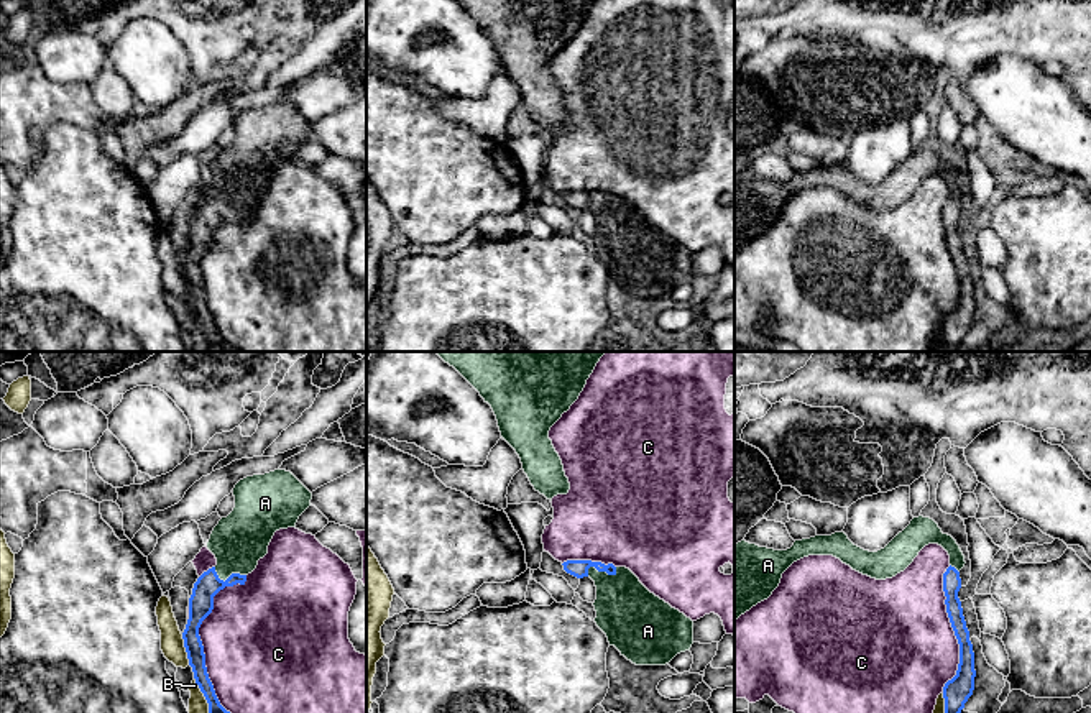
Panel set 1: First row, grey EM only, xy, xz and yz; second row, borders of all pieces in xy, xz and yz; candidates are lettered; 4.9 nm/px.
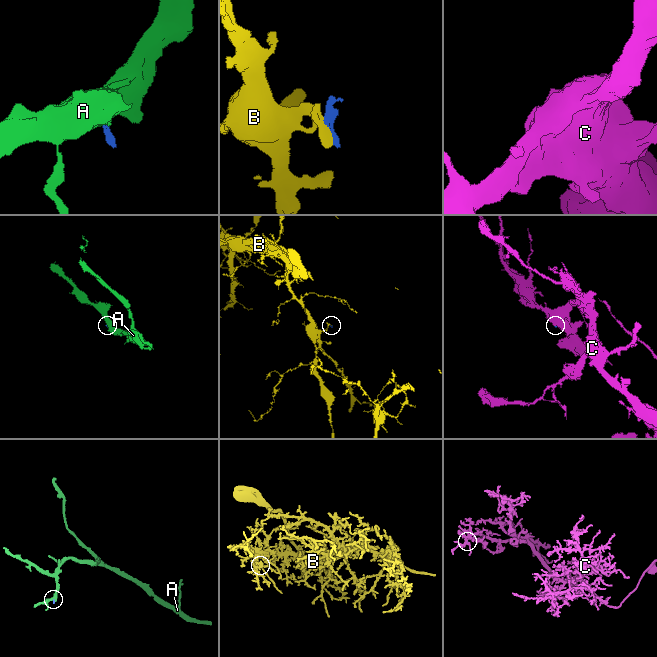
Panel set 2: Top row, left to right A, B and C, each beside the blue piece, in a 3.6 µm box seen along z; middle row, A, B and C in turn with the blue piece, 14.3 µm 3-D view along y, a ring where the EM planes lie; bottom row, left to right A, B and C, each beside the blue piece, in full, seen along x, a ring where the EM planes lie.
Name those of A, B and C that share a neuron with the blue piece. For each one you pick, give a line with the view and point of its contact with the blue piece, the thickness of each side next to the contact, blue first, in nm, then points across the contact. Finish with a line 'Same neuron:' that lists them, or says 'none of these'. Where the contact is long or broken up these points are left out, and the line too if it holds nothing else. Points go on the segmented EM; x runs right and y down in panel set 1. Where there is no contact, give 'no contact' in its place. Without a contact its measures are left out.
A: meets blue in xz at (600, 570); 90 nm thick on the blue side, 300 nm on the other; runs through xz (579, 569), (600, 570), (618, 588), (628, 613)
Same neuron: A

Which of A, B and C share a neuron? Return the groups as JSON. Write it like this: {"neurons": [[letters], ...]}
{"neurons": [["A"], ["B"], ["C"]]}

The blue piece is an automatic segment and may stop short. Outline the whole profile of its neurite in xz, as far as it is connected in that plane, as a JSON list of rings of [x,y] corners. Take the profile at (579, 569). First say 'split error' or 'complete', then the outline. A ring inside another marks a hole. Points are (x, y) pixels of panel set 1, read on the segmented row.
split error; [[[567,560],[564,570],[577,578],[590,577],[596,586],[593,603],[596,626],[606,634],[610,646],[636,665],[665,665],[693,644],[693,621],[651,593],[626,567],[592,560]]]

